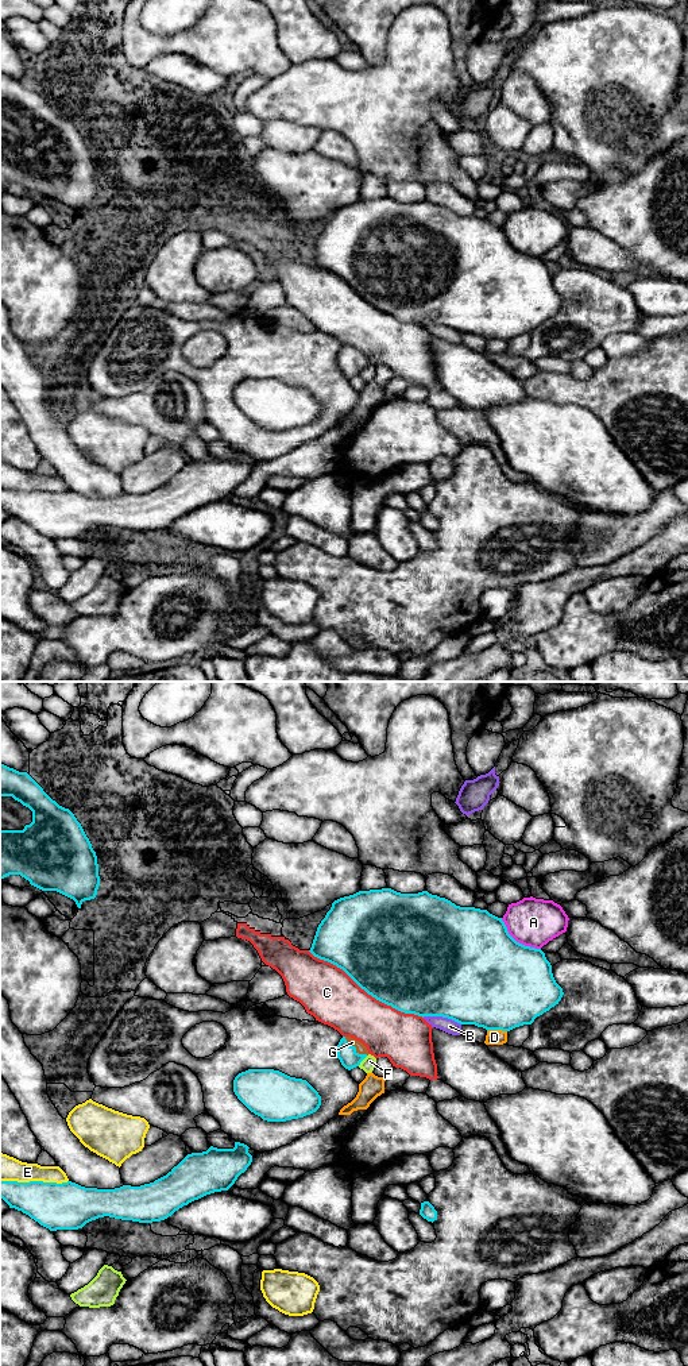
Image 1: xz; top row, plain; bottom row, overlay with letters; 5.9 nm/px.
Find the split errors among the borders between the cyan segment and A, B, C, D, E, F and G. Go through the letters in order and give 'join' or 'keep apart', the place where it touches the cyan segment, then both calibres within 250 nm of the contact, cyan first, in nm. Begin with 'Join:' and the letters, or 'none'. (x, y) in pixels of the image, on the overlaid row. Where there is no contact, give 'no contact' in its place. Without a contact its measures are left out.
Join: G
A: keep apart; contact xz (516, 941); calibres 500 and 280 nm
B: keep apart; contact xz (441, 1015); calibres 500 and 90 nm
C: keep apart; contact xz (366, 991); calibres 500 and 320 nm
D: keep apart; contact xz (497, 1029); calibres 500 and 100 nm
E: keep apart; contact xz (34, 1181); calibres 280 and 160 nm
F: keep apart; contact xz (362, 1060); calibres 120 and 80 nm
G: join; contact xz (355, 1048); calibres 120 and 60 nm

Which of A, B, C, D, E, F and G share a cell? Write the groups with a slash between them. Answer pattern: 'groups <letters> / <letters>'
groups A / B / C / D / E / F / G

